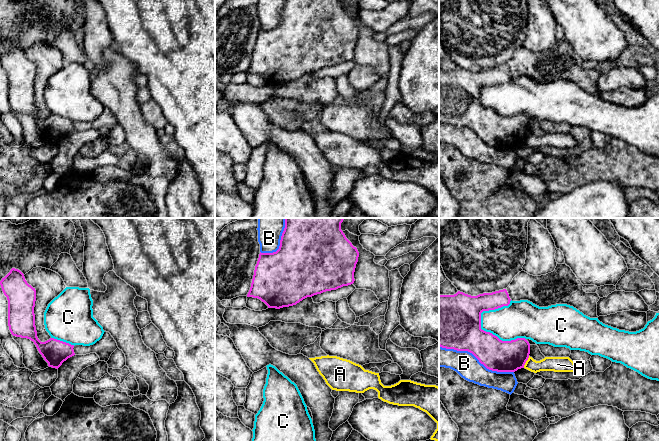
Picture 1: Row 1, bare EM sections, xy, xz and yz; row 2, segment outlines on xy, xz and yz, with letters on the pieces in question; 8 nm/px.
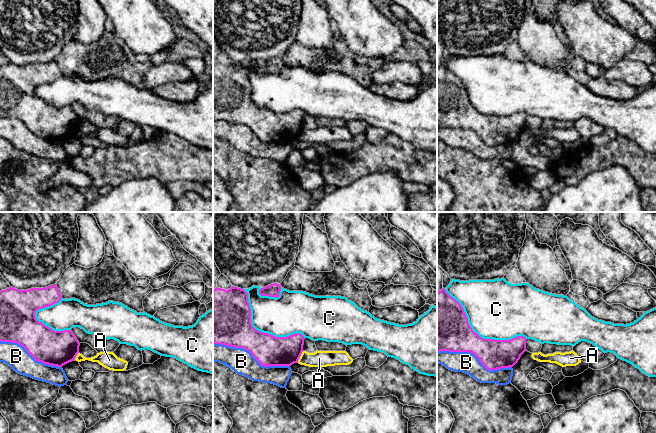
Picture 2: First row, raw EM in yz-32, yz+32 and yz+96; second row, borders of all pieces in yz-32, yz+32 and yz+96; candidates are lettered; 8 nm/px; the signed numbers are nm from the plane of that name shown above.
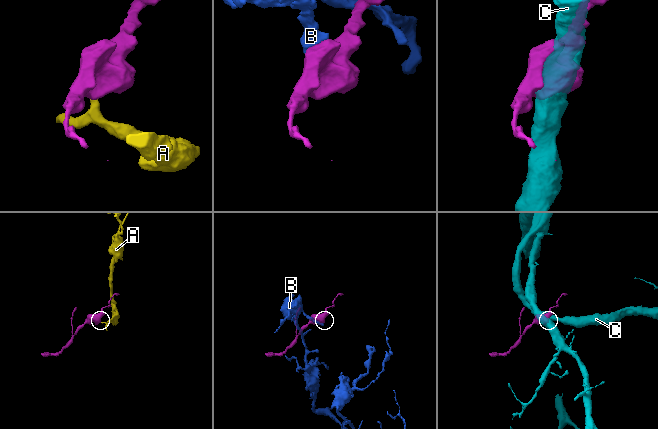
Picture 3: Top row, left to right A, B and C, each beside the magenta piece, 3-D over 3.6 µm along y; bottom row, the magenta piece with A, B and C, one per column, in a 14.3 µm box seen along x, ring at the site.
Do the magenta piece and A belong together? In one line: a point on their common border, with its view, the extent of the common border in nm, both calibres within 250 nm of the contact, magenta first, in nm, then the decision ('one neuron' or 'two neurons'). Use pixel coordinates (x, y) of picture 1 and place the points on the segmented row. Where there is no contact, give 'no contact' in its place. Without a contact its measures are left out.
yz (525, 362) | 110 nm | 260/120 nm | two neurons

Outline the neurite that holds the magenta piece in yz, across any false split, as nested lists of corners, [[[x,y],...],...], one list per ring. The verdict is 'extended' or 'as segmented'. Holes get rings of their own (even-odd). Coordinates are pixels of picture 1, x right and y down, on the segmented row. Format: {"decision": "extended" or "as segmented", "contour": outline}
{"decision": "as segmented", "contour": [[[506,289],[471,296],[458,291],[454,295],[439,295],[439,346],[472,353],[487,369],[497,372],[515,372],[524,368],[530,354],[530,344],[525,338],[502,341],[481,329],[481,313],[510,304]]]}

